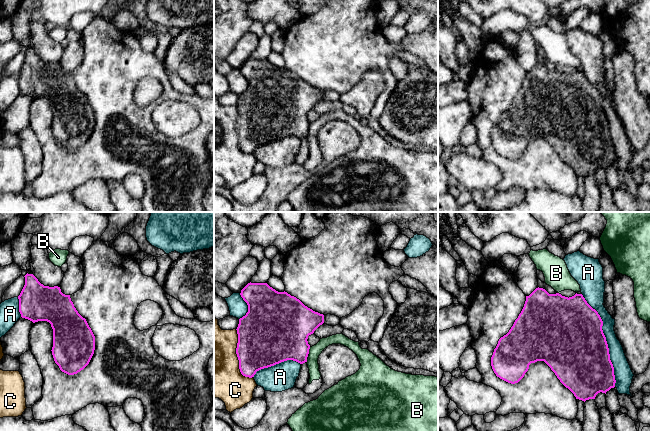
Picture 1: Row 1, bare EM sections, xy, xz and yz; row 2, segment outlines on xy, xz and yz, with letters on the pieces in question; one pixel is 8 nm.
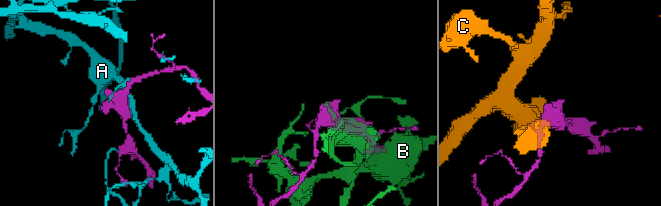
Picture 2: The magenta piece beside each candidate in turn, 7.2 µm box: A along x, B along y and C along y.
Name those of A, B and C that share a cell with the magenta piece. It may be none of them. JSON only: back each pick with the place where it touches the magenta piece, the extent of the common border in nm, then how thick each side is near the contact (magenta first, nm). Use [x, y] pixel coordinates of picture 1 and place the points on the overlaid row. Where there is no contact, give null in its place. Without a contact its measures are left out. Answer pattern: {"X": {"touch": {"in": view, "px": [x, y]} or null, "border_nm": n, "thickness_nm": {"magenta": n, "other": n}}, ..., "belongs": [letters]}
{"belongs": []}

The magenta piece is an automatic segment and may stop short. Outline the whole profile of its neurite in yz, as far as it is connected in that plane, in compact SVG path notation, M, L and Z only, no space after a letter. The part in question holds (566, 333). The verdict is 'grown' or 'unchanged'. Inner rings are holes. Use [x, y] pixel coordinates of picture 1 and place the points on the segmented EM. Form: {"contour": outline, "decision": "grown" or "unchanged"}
{"contour": "M536 288L526 296L524 307L509 332L501 337L491 357L491 366L497 377L515 384L529 369L531 363L544 361L560 382L568 388L576 399L595 399L600 392L605 393L615 387L614 367L610 360L609 348L602 330L603 321L598 312L585 300L582 294L565 297L559 293L549 294L543 288Z", "decision": "unchanged"}

